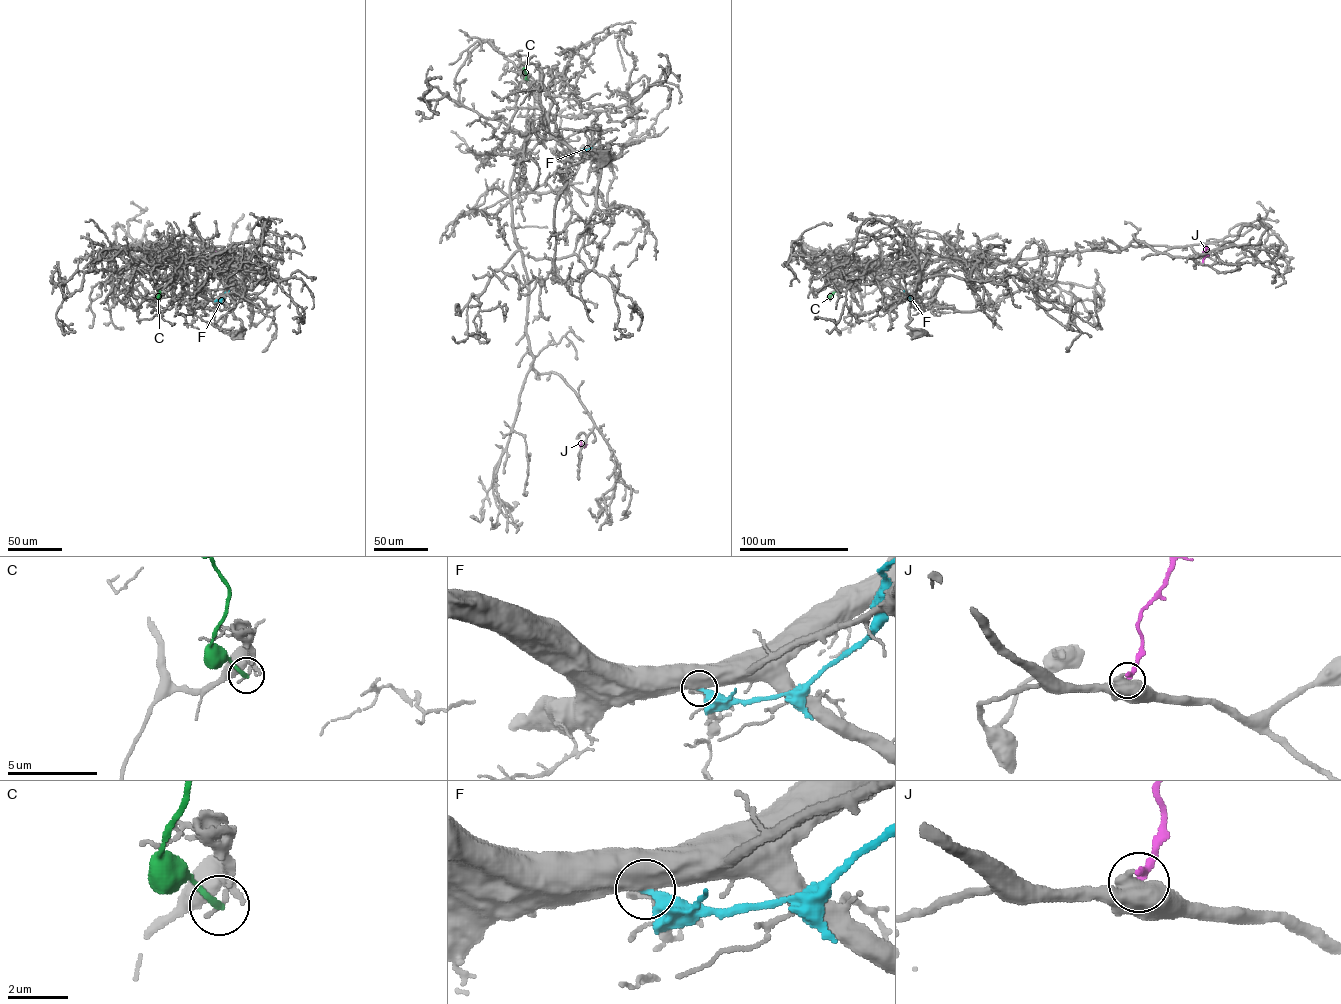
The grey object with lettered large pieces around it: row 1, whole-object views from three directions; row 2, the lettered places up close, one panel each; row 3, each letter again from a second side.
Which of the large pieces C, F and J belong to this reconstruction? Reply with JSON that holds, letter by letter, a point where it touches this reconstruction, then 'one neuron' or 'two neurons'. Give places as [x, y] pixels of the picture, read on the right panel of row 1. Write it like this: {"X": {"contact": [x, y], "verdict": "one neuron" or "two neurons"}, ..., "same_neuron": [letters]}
{"C": {"contact": [841, 288], "verdict": "two neurons"}, "F": {"contact": [912, 300], "verdict": "two neurons"}, "J": {"contact": [1202, 263], "verdict": "two neurons"}, "same_neuron": []}

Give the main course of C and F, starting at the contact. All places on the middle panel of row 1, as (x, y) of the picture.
C: (528, 80), (524, 67)
F: (580, 151), (594, 143)

